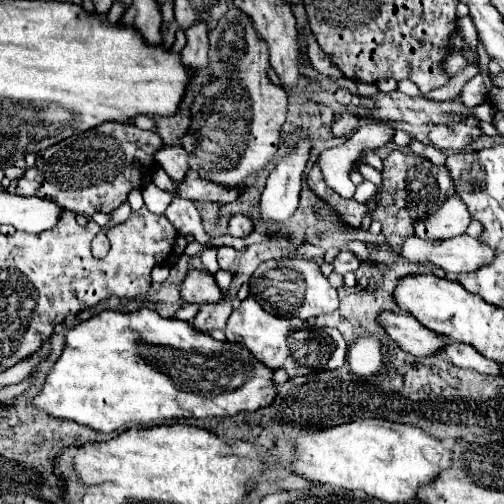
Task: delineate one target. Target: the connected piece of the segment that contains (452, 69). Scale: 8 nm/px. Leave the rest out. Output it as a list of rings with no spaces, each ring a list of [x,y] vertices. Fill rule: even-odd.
[[[454,52],[452,56],[448,56],[446,62],[444,62],[444,68],[448,70],[450,76],[454,76],[454,74],[456,74],[460,68],[464,68],[464,66],[466,66],[466,60],[464,60],[458,52]]]

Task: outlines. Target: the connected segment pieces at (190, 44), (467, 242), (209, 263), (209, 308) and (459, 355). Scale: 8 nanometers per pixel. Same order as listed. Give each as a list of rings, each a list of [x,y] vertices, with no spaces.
[[[196,22],[186,30],[186,46],[182,50],[182,62],[192,68],[208,66],[208,26],[204,22]]]
[[[416,236],[404,240],[400,256],[414,264],[432,264],[444,272],[474,272],[494,258],[494,250],[470,236],[456,236],[442,242],[428,242]]]
[[[208,248],[202,252],[202,262],[204,262],[204,268],[210,272],[210,274],[216,274],[220,270],[220,266],[216,264],[216,248]]]
[[[222,298],[220,304],[202,304],[198,316],[190,324],[200,332],[208,332],[208,330],[214,330],[214,328],[224,330],[230,314],[232,314],[232,302]]]
[[[450,342],[444,348],[440,348],[438,352],[440,358],[448,360],[450,364],[458,366],[458,368],[470,368],[482,374],[500,374],[500,364],[494,360],[484,358],[480,352],[476,352],[472,346],[462,344],[462,342]]]

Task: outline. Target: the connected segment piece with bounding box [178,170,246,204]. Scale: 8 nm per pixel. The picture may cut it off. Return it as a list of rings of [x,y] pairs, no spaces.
[[[190,170],[184,178],[184,182],[178,184],[178,196],[188,198],[192,202],[206,200],[206,202],[218,202],[228,204],[238,200],[246,192],[244,188],[220,188],[220,184],[212,184],[210,180],[204,180],[198,172]]]

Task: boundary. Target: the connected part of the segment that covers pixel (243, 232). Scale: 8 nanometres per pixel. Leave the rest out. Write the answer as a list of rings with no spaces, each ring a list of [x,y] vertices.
[[[236,214],[230,218],[230,224],[228,224],[228,234],[230,236],[240,236],[240,238],[246,238],[250,232],[254,230],[254,222],[250,216],[244,216],[244,214]]]

